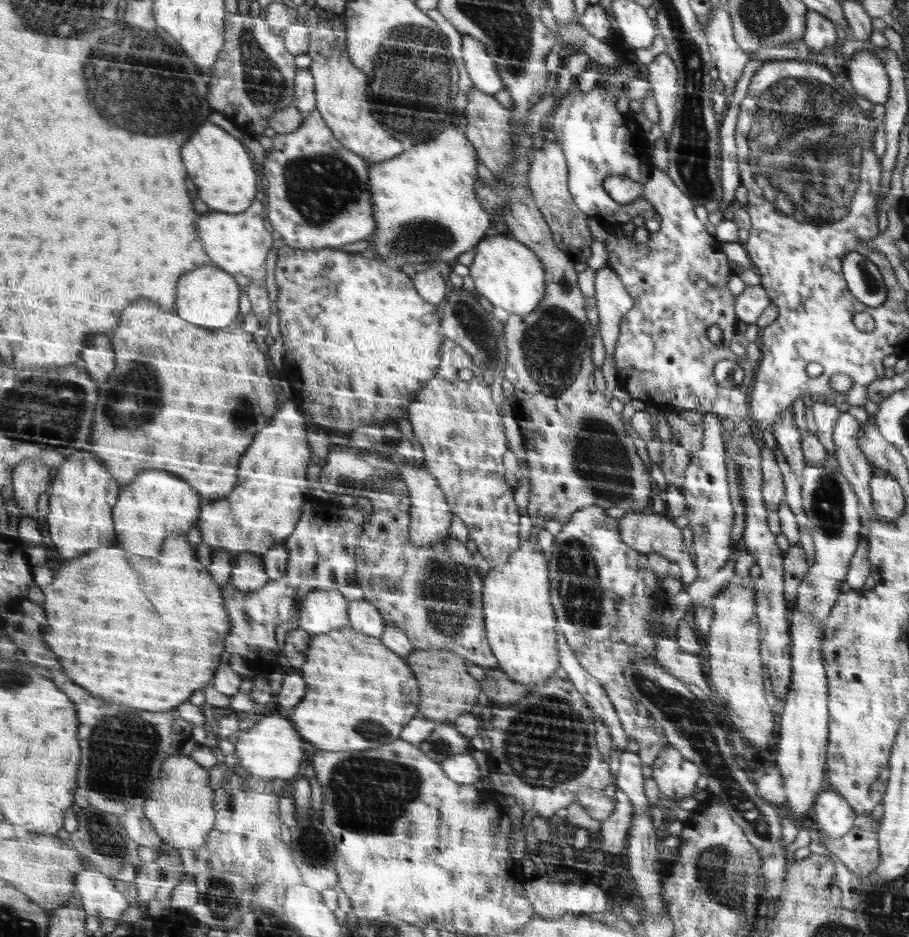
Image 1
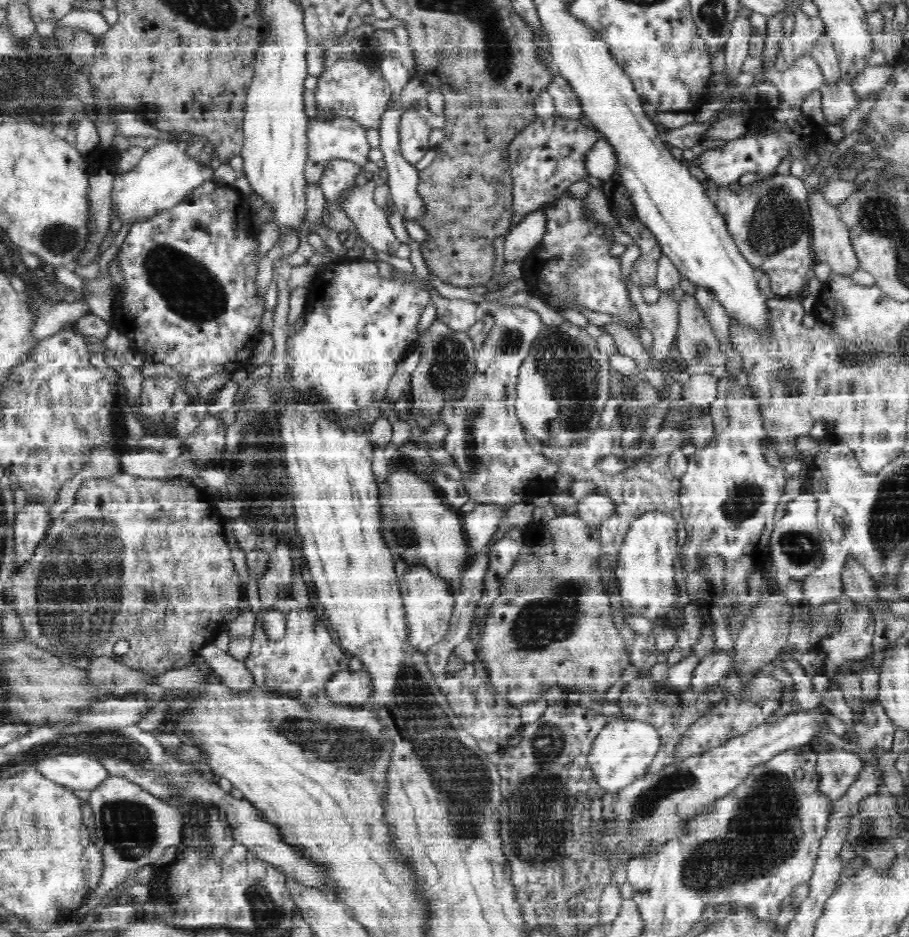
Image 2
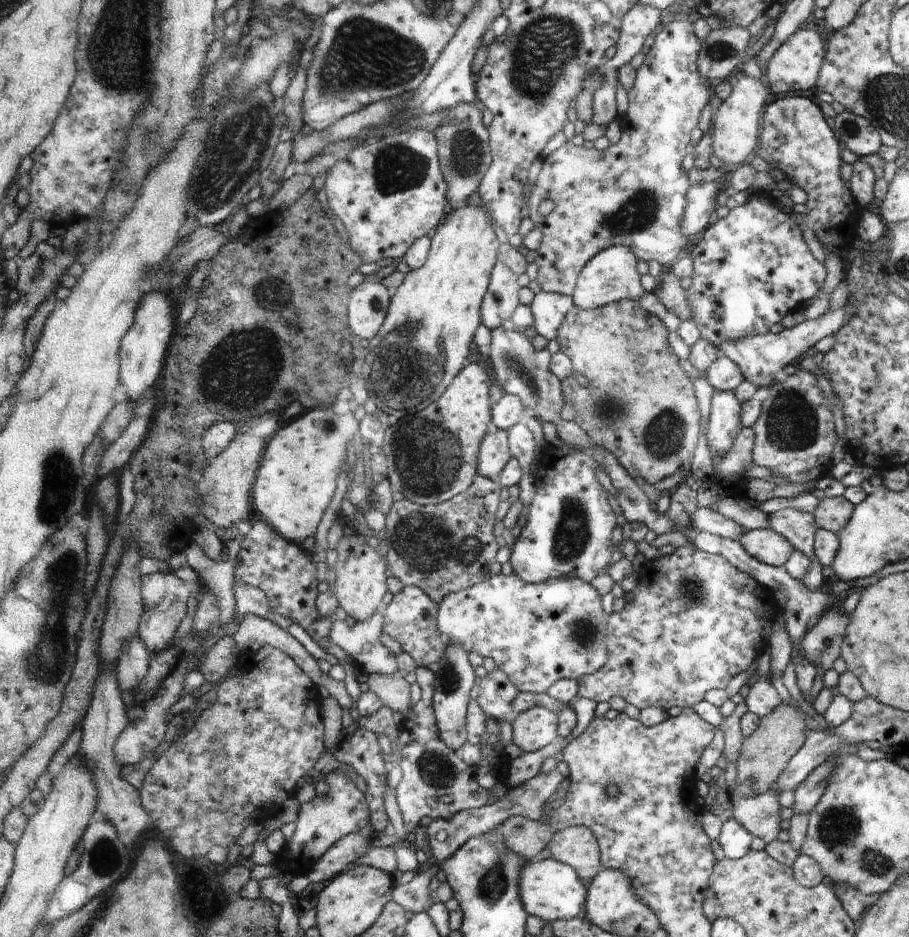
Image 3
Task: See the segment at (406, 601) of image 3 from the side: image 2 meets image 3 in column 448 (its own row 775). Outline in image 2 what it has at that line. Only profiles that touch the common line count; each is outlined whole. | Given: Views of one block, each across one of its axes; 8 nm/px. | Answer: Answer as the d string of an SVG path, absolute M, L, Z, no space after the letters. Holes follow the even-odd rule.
M610 606L610 618L612 618L616 630L620 632L620 636L622 636L622 640L624 640L624 644L626 644L626 650L628 650L628 664L632 664L632 666L638 670L638 676L628 684L628 688L622 690L622 694L620 694L620 698L618 698L620 714L618 714L618 716L610 716L608 722L610 722L610 720L622 720L622 722L624 722L624 720L638 720L638 722L646 722L646 724L650 724L650 726L656 730L656 734L658 734L660 746L658 746L658 752L656 752L654 760L652 760L652 762L648 764L648 768L644 770L644 776L660 774L660 772L666 770L668 766L676 766L678 762L688 760L688 756L682 756L682 754L680 754L680 748L682 748L684 740L692 734L692 728L696 726L696 722L700 722L702 718L706 718L708 714L712 714L712 710L716 710L716 708L720 706L720 702L724 702L726 694L732 694L732 692L726 692L726 688L722 688L720 684L714 684L714 686L708 688L706 692L696 692L696 684L692 684L688 690L682 692L680 688L672 688L672 686L666 686L666 684L658 682L656 678L652 678L652 670L654 670L654 666L660 664L660 660L658 660L660 652L658 652L658 648L656 648L654 630L648 632L648 634L638 634L636 630L632 630L632 628L628 626L626 620L634 620L634 618L632 618L632 612L628 612L626 606L622 606L620 610L612 610L612 606Z

